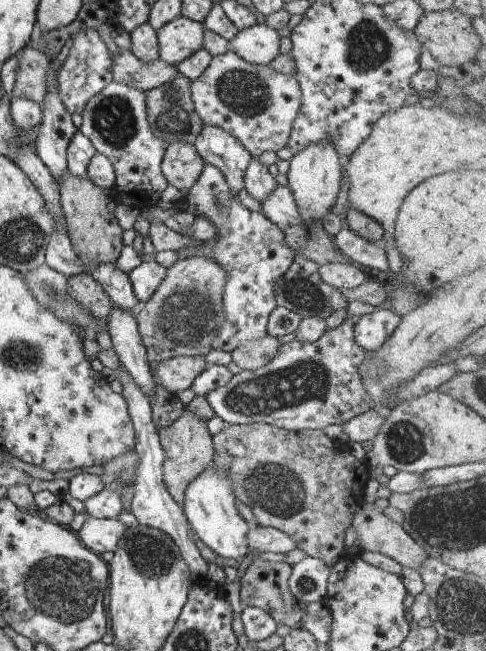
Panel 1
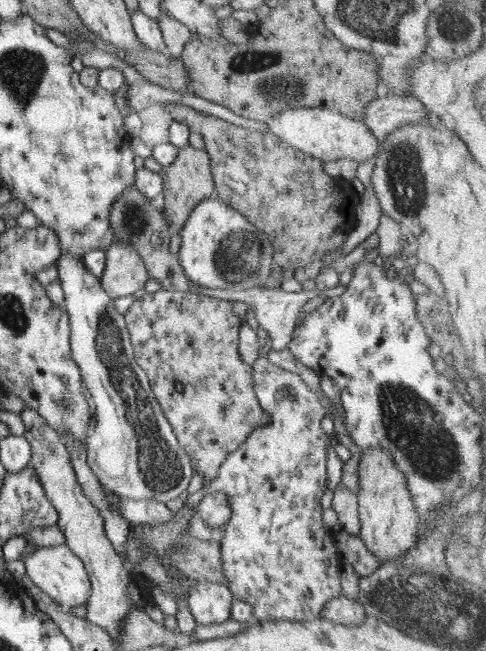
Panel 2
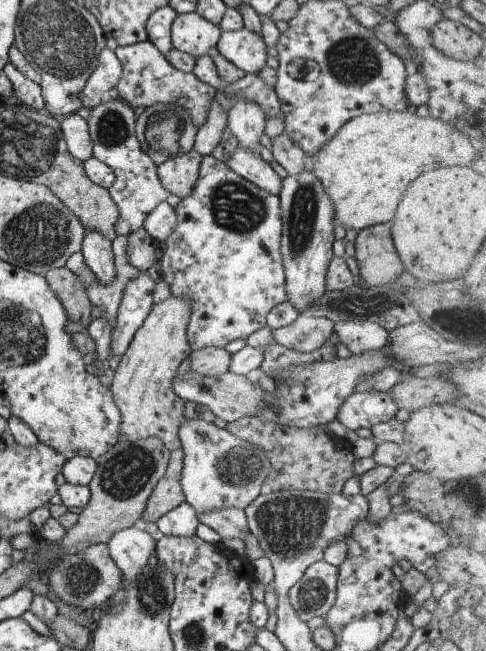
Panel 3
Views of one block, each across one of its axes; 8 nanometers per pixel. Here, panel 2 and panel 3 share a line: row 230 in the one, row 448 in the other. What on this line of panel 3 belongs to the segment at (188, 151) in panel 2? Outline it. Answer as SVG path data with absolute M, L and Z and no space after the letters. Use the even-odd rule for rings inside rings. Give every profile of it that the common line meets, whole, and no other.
M180 446L171 450L168 468L152 490L146 510L142 514L141 523L156 523L164 514L168 514L185 502L181 486L183 458L184 454Z

